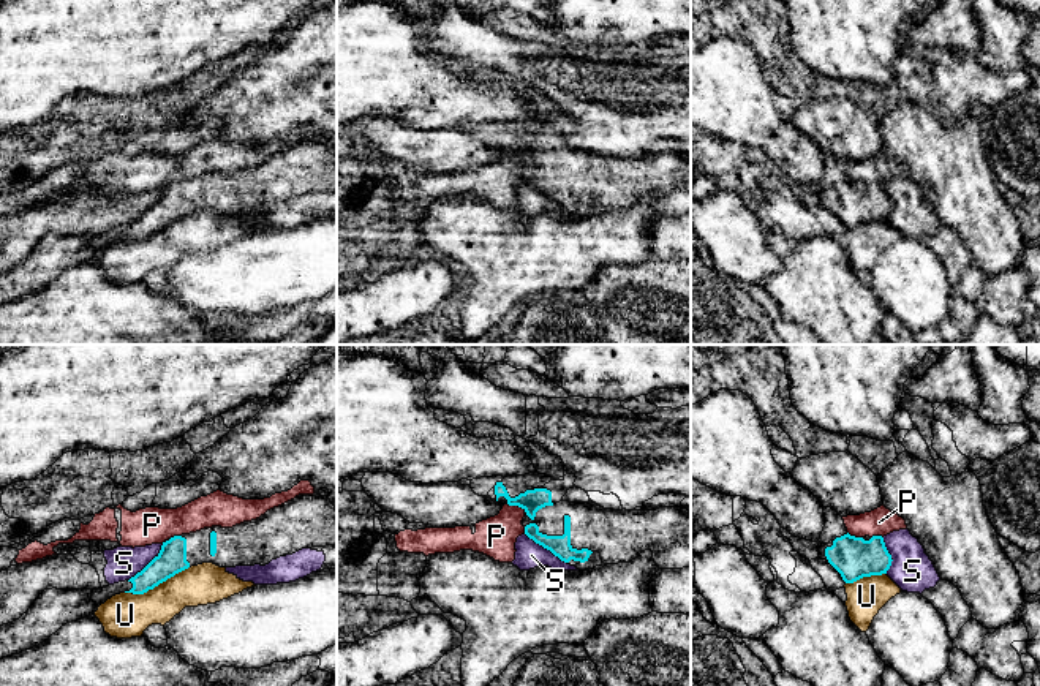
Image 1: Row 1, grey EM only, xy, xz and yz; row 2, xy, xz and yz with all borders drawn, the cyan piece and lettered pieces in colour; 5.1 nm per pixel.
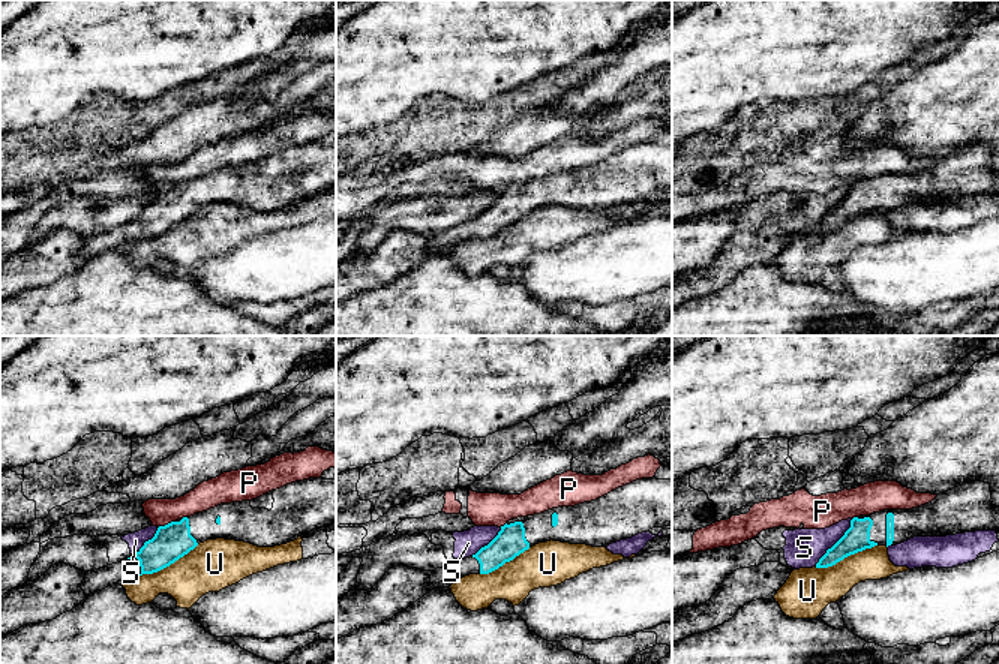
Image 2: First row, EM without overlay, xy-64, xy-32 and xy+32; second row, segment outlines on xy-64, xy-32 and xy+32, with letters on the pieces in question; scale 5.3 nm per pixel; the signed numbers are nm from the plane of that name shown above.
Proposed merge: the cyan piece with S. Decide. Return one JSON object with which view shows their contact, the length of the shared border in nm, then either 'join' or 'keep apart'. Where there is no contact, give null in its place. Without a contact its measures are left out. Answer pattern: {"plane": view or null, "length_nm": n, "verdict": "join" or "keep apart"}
{"plane": "xz", "length_nm": 260, "verdict": "keep apart"}

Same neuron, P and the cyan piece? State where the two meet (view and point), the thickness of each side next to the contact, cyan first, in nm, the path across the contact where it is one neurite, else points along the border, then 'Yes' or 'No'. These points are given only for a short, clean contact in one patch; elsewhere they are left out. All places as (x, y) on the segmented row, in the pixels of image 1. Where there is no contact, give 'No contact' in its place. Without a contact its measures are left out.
Touches cyan at xz (517, 505). Thickness 110 nm (cyan) against 200 nm. Boundary: xz (508, 503), (517, 505), (525, 511). No

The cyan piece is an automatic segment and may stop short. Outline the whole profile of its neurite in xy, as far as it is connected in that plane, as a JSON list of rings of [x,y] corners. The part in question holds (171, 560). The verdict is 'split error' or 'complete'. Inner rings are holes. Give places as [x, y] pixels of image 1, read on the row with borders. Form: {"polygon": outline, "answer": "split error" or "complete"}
{"polygon": [[[318,493],[299,495],[256,520],[174,536],[134,577],[93,590],[100,607],[120,593],[144,594],[175,574],[202,563],[220,567],[266,566],[302,548],[337,545],[337,507]]], "answer": "split error"}

